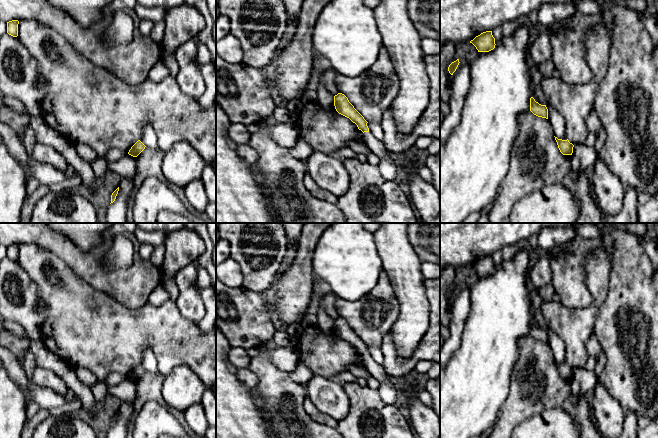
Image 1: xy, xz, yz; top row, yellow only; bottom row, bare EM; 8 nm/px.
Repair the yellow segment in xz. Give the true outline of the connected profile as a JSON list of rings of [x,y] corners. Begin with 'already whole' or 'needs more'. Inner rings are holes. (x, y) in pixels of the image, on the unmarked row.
needs more | [[[338,317],[334,320],[334,330],[339,338],[349,342],[357,349],[358,353],[363,356],[362,360],[364,362],[365,368],[371,376],[377,379],[380,384],[383,381],[389,381],[389,377],[386,375],[383,366],[377,364],[371,358],[367,350],[368,346],[354,332],[354,330],[349,326],[348,322],[344,318]]]

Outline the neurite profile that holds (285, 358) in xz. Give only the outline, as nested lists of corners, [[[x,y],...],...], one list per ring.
[[[277,347],[269,352],[270,360],[281,370],[294,371],[300,354],[295,347]]]

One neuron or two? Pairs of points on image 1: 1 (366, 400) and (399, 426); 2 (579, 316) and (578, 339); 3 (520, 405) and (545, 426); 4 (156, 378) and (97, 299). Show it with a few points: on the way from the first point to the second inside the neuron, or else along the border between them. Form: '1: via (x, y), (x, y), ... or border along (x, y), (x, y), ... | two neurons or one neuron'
1: via (374, 408), (391, 424) | one neuron
2: via (579, 322), (578, 333) | one neuron
3: border along (555, 407), (544, 409), (523, 420), (515, 427) | two neurons
4: border along (158, 372), (163, 376) | two neurons

